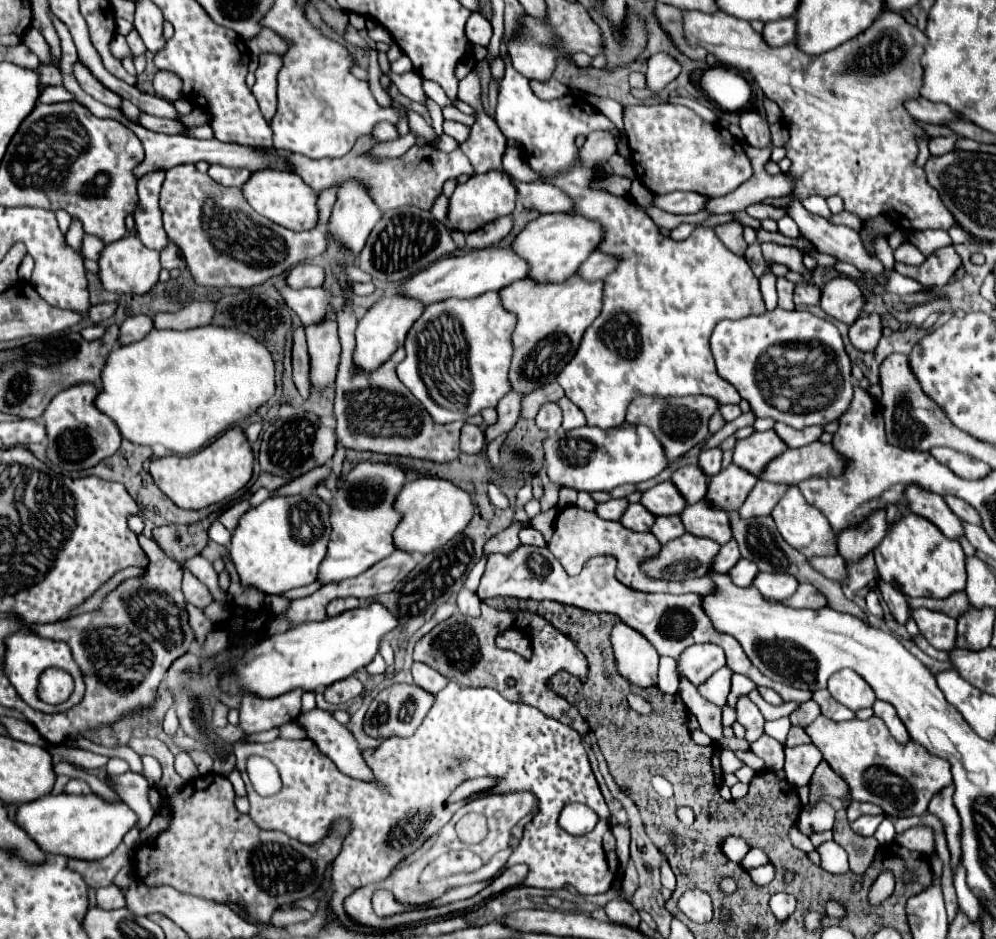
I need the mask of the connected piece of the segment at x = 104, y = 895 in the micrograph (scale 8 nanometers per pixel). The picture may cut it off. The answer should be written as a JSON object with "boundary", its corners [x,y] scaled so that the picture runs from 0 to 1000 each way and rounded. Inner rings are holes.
{"boundary":[[[115,942],[97,947],[95,957],[97,957],[97,966],[105,966],[105,968],[121,968],[121,966],[126,966],[126,951]]]}

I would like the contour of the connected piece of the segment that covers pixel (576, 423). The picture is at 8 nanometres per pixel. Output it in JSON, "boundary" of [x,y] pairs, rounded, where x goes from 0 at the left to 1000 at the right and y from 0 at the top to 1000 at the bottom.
{"boundary":[[[569,423],[561,425],[559,431],[561,431],[563,438],[565,438],[565,457],[567,457],[567,459],[573,459],[573,457],[579,457],[579,455],[585,455],[585,453],[587,453],[587,442],[585,442],[583,436],[581,436],[577,429],[573,429]]]}

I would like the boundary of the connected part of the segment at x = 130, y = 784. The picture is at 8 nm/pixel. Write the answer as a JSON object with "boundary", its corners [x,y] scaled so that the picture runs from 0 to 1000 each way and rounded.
{"boundary":[[[126,821],[119,827],[111,827],[107,825],[107,834],[111,838],[111,842],[115,842],[119,847],[121,853],[126,853],[140,870],[140,883],[144,883],[146,879],[152,876],[156,862],[150,855],[150,834],[134,821]]]}

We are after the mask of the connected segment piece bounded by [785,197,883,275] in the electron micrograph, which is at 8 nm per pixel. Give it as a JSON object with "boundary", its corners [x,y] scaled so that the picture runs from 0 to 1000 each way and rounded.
{"boundary":[[[798,210],[788,218],[788,227],[800,237],[802,248],[804,248],[808,255],[816,257],[816,259],[822,263],[824,269],[832,269],[832,272],[840,274],[842,278],[854,280],[854,282],[858,282],[862,289],[877,289],[879,293],[887,291],[887,282],[885,282],[885,278],[883,278],[881,274],[868,272],[868,265],[864,265],[864,255],[862,255],[862,248],[860,248],[860,246],[856,246],[856,244],[852,244],[852,242],[836,242],[830,233],[812,227],[812,225],[804,218],[804,214],[798,212]]]}

